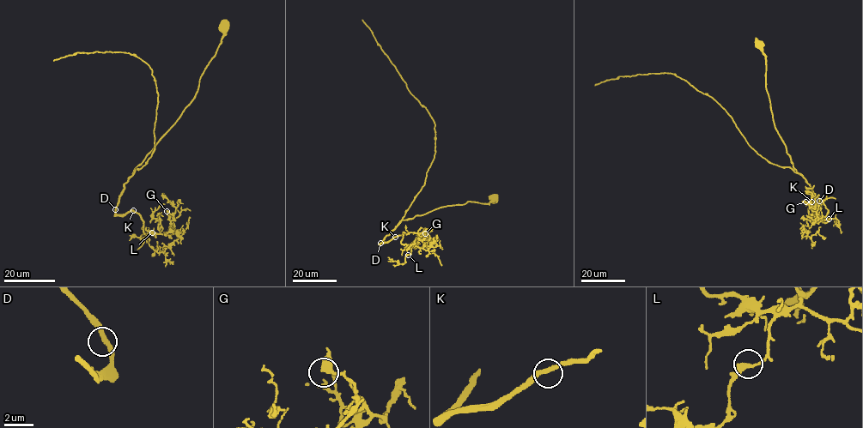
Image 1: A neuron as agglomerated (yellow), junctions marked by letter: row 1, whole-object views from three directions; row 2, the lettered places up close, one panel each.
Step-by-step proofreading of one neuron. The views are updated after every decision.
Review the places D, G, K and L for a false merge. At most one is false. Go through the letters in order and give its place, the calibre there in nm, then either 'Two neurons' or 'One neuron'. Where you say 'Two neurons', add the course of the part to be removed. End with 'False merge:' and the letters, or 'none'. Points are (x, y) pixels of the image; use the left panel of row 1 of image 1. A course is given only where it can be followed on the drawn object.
D: Place: (115, 209). Thickness 320 nm. One neuron
G: Place: (167, 211). Thickness 360 nm. One neuron
K: Place: (133, 210). Thickness 280 nm. One neuron
L: Place: (152, 232). Thickness 320 nm. One neuron
False merge: none

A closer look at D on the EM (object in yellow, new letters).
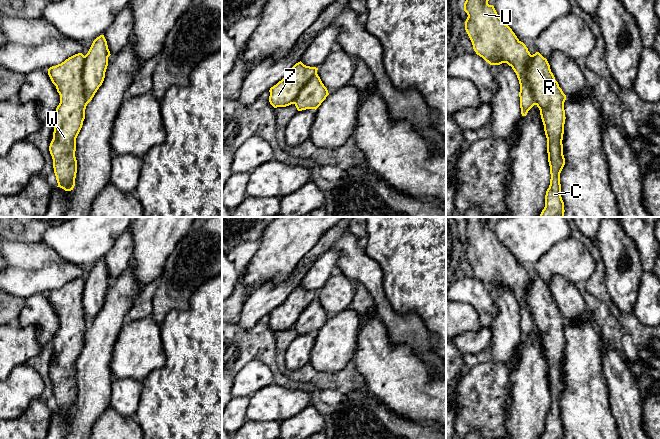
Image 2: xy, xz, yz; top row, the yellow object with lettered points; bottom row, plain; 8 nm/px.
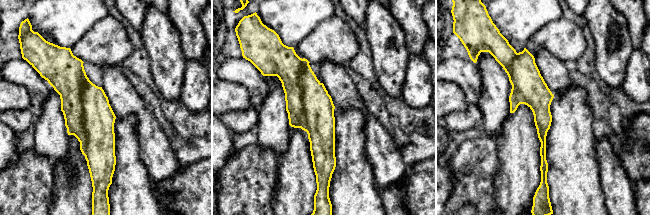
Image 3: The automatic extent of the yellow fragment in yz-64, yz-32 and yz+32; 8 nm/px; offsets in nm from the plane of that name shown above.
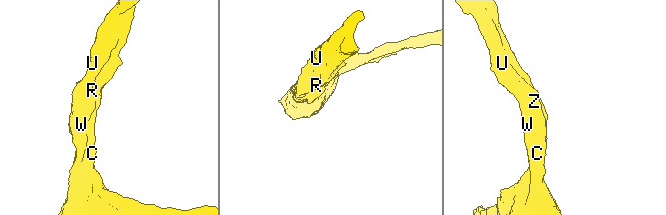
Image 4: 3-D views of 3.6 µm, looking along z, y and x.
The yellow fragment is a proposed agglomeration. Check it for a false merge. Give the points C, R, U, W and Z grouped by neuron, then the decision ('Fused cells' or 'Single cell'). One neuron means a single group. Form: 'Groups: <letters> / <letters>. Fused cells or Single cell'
Groups: C R U W Z. Single cell

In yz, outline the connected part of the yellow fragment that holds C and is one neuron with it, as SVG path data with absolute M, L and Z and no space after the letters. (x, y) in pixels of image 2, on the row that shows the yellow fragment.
M465 1L464 11L468 15L465 30L477 55L490 65L507 63L516 73L522 116L526 116L534 105L539 108L547 138L551 174L540 217L564 217L560 173L565 165L562 140L566 95L555 80L547 59L539 52L531 55L488 1Z

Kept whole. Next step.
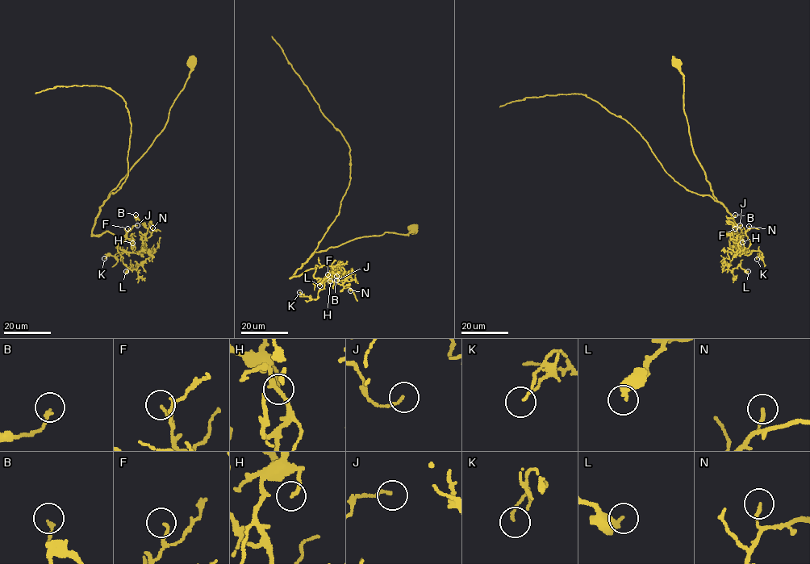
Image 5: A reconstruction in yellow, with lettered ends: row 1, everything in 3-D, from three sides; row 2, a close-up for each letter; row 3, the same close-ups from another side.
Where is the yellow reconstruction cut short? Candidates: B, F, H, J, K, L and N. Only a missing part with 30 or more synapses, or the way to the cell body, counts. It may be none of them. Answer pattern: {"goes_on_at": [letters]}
{"goes_on_at": []}

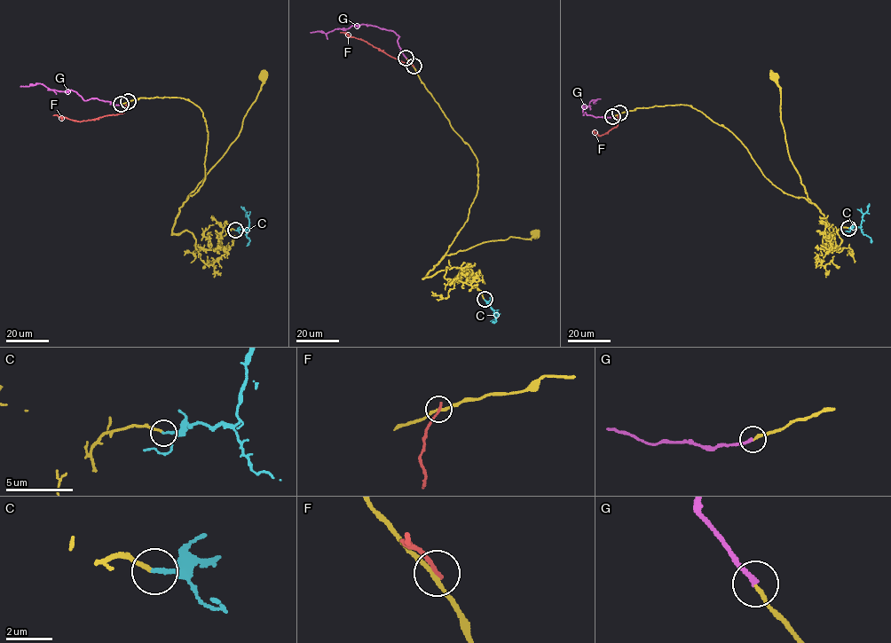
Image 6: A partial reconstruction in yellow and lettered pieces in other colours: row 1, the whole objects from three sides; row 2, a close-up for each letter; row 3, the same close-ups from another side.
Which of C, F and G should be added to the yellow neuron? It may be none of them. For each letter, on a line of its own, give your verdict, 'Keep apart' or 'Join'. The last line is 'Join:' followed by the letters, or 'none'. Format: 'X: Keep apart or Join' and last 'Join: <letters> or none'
C: Join
F: Keep apart
G: Join
Join: C, G

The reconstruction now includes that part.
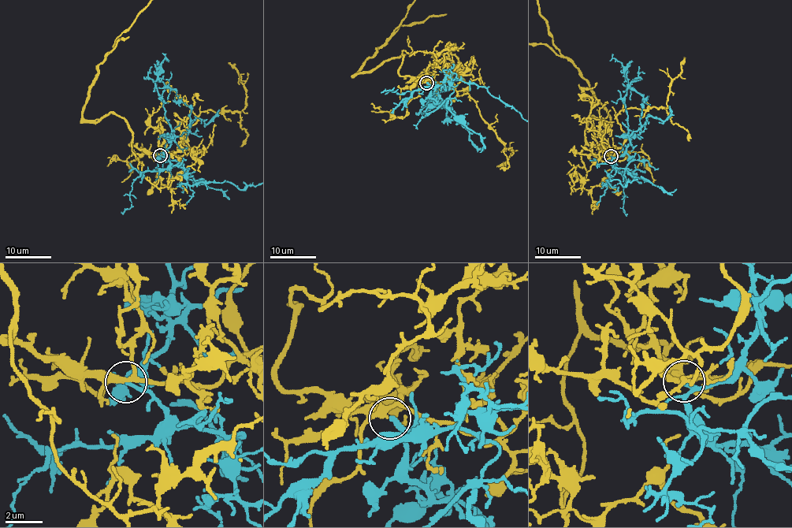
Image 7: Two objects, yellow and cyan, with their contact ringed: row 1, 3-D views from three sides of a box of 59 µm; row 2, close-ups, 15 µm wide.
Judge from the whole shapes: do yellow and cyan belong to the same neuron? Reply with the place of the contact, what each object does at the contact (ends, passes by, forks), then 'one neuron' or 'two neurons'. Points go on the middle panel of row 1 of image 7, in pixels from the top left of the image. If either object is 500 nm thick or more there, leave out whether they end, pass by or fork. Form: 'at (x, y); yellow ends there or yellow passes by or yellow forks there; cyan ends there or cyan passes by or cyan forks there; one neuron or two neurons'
at (426, 83); yellow forks there; cyan ends there; one neuron

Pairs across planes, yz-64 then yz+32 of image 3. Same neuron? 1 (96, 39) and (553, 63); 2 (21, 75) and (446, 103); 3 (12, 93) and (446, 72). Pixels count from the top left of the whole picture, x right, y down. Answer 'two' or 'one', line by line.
1: two
2: one
3: one

